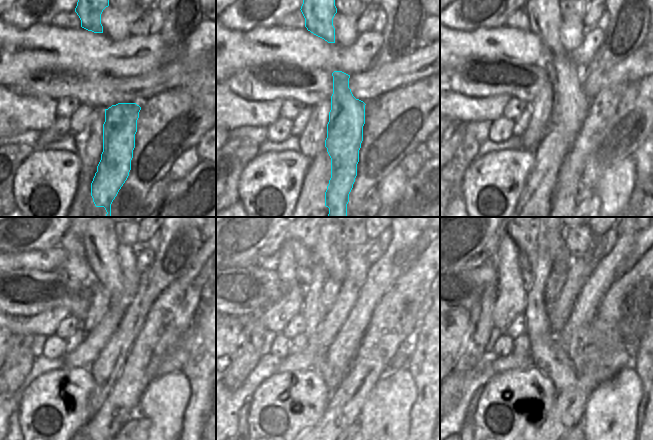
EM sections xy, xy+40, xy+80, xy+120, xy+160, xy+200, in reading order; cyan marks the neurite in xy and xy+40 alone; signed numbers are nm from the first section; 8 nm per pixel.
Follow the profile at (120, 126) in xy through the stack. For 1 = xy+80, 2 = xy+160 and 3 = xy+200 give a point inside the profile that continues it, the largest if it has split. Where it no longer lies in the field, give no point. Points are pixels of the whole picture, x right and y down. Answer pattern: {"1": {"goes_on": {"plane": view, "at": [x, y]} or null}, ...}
{"1": {"goes_on": {"plane": "xy+80", "at": [570, 104]}}, "2": {"goes_on": {"plane": "xy+160", "at": [330, 251]}}, "3": {"goes_on": {"plane": "xy+200", "at": [556, 248]}}}

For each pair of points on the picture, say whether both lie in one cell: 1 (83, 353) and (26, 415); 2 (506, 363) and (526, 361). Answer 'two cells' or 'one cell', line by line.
1: two cells
2: one cell

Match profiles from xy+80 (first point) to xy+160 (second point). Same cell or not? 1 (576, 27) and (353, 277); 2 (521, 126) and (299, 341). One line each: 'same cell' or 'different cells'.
1: same cell
2: same cell

